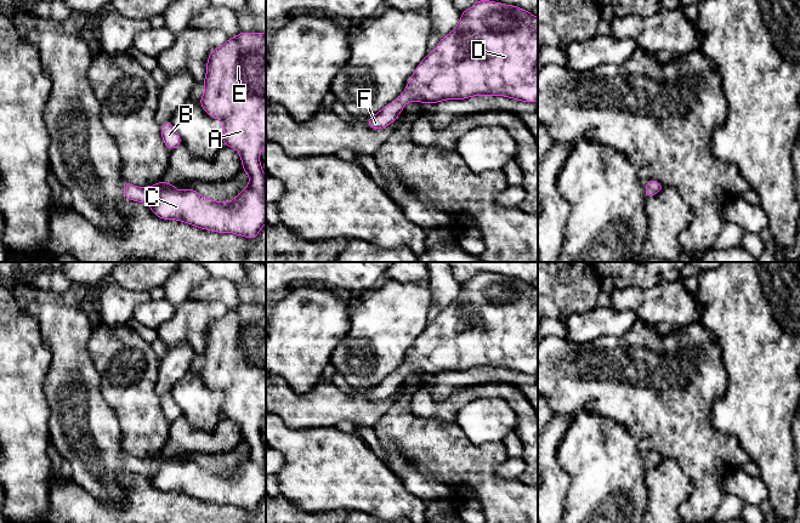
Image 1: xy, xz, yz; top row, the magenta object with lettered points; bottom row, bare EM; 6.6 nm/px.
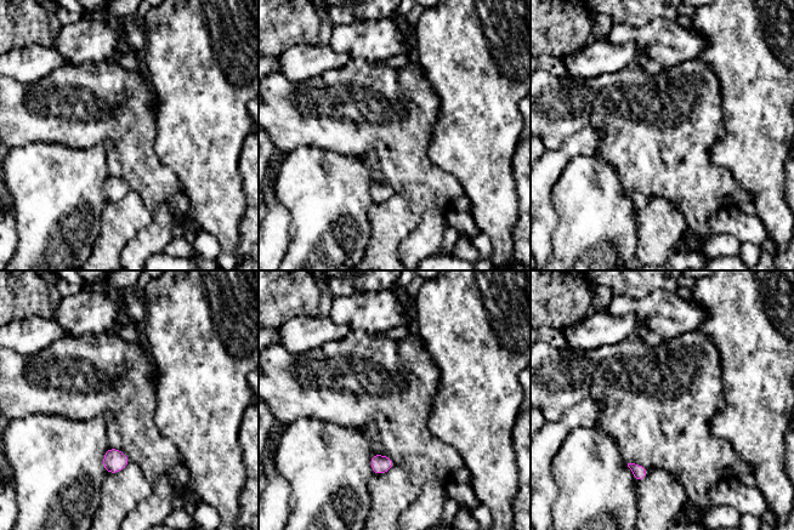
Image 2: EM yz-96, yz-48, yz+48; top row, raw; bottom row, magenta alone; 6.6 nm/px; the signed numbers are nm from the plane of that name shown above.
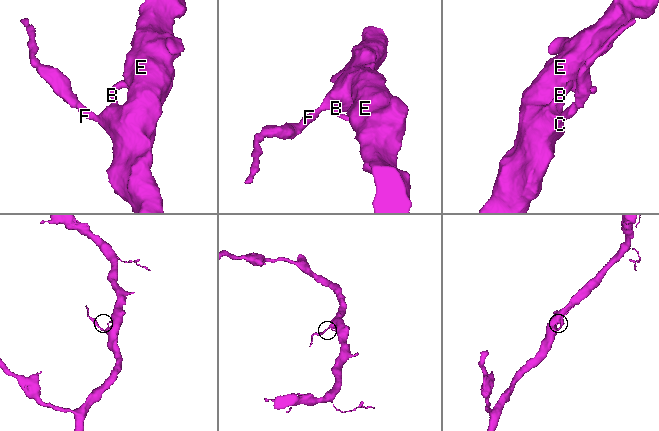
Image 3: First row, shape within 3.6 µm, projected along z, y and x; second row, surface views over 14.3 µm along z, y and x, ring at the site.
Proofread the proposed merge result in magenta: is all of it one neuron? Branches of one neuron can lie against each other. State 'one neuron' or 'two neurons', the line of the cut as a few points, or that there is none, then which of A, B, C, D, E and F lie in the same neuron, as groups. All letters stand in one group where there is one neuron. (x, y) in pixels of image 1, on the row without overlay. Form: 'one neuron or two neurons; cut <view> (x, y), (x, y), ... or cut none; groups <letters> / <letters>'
one neuron; cut none; groups A B C D E F

